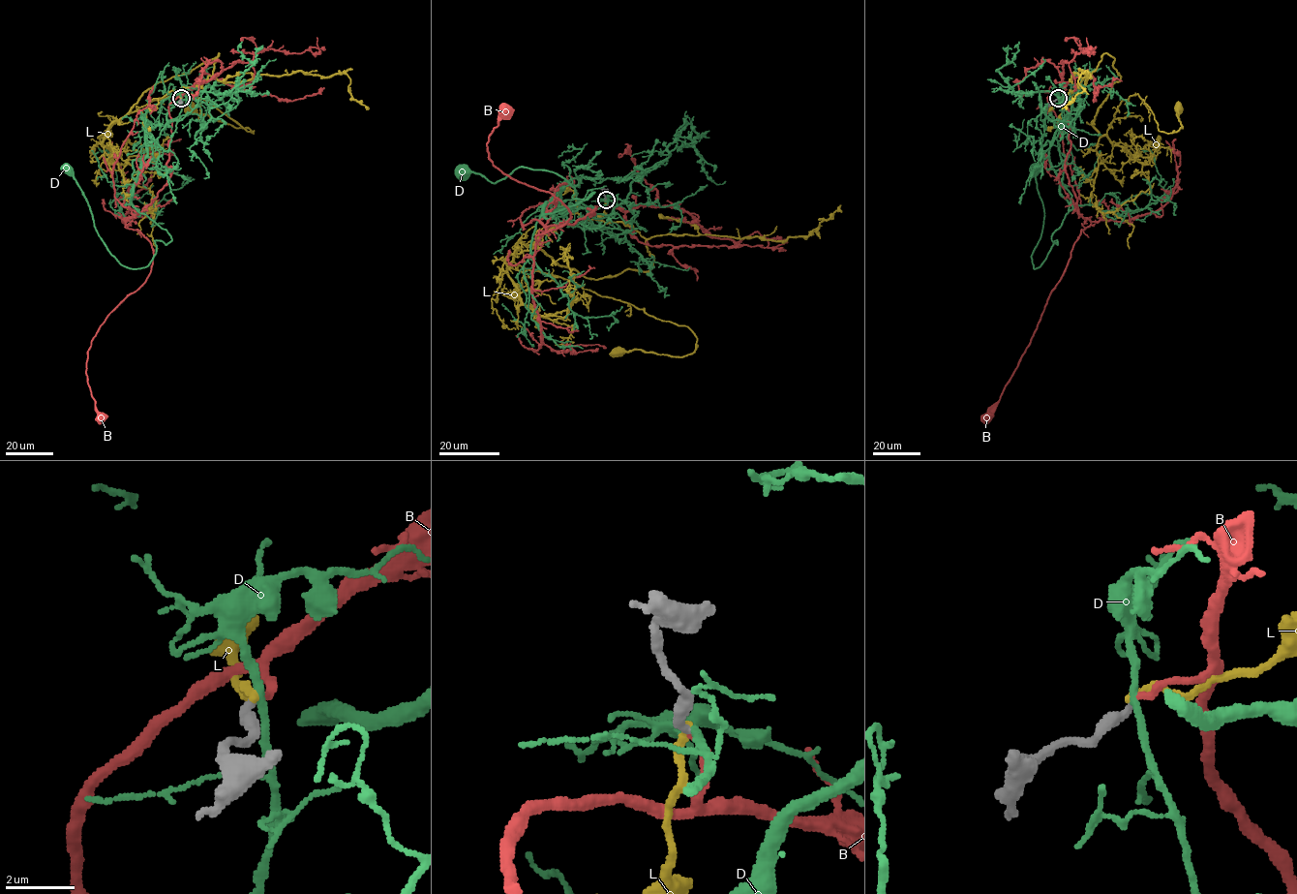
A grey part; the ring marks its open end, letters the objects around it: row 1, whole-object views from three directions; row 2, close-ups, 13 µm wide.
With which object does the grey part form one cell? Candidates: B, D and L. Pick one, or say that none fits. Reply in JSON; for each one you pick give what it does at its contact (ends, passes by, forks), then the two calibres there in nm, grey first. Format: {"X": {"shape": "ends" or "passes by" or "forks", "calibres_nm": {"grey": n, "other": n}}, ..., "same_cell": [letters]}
{"B": {"shape": "ends", "calibres_nm": {"grey": 280, "other": 200}}, "same_cell": ["B"]}

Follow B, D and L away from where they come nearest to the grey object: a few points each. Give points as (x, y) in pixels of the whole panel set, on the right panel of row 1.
B: (1058, 98), (1063, 96), (1069, 110), (1066, 174), (1077, 213), (1090, 225), (1075, 241), (1030, 344), (987, 417)
D: (1058, 98), (1069, 211), (1036, 268), (1043, 222), (1036, 169)
L: (1058, 98), (1105, 53), (1121, 77), (1092, 122), (1100, 135), (1131, 96), (1168, 134), (1182, 127), (1179, 107)

